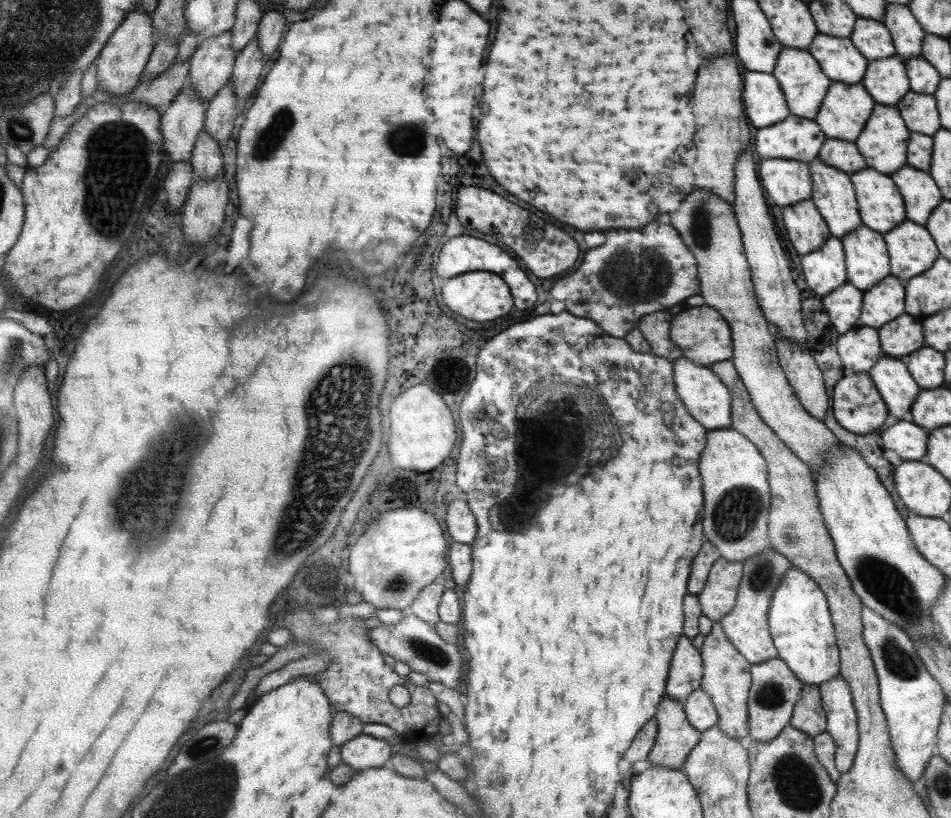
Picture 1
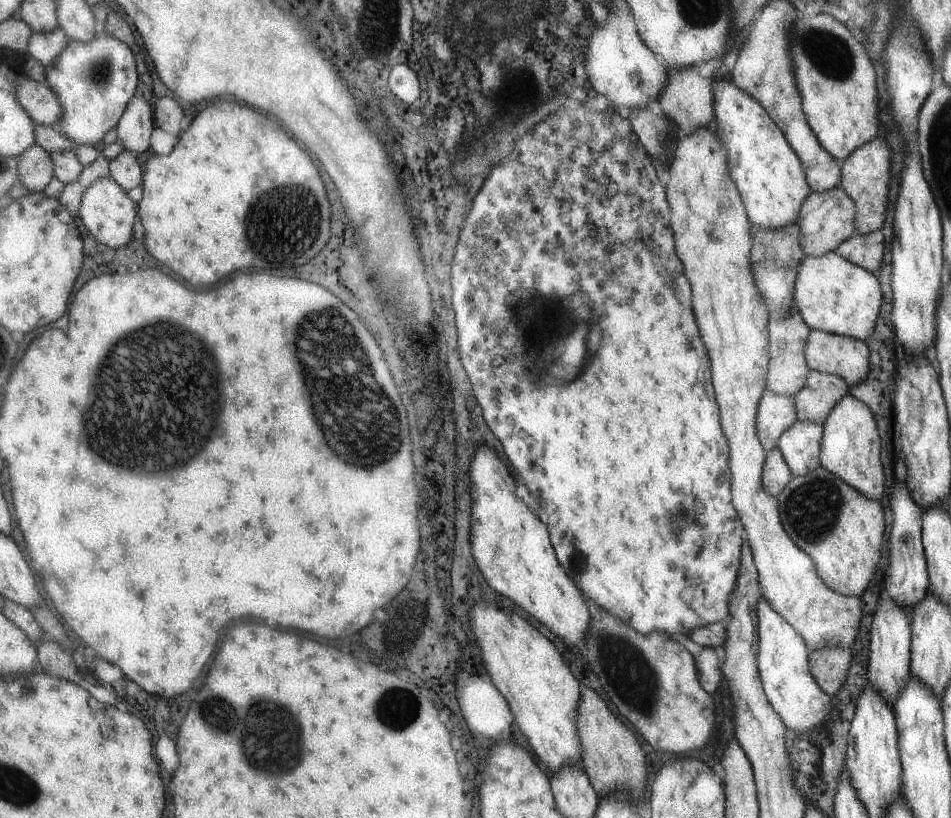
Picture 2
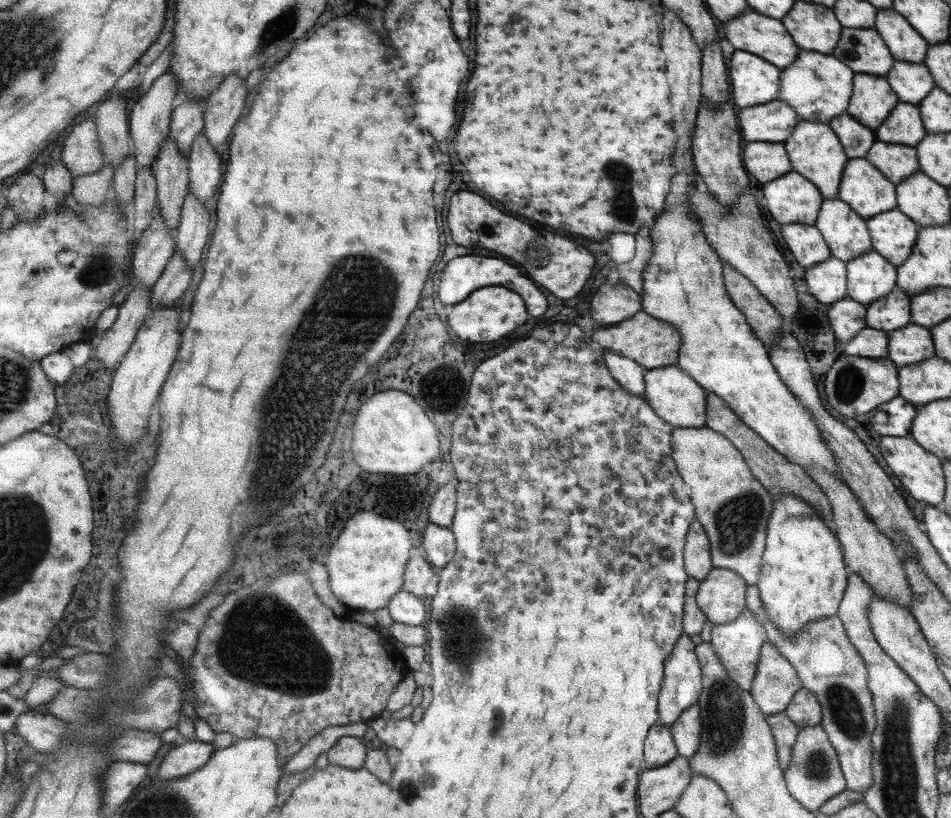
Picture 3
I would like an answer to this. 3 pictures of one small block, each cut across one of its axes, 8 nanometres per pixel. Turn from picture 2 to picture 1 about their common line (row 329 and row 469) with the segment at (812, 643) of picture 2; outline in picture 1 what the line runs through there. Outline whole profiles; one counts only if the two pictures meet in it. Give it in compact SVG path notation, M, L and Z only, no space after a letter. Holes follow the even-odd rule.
M718 429L708 432L708 450L704 450L704 458L700 458L699 472L704 474L704 534L708 534L706 540L716 545L720 550L720 554L729 562L748 561L751 557L756 557L759 553L766 550L767 546L771 546L770 537L770 510L771 510L771 486L770 486L770 468L767 466L765 458L760 454L760 450L756 448L755 443L750 442L740 431L730 429Z

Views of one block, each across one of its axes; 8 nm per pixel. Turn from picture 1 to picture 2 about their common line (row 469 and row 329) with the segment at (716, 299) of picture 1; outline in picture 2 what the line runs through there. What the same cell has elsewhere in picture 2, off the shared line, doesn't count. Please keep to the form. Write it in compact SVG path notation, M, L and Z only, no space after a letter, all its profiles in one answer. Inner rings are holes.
M811 329L808 334L806 356L811 370L840 376L849 385L858 384L862 378L868 376L868 370L871 369L871 348L866 341L818 329Z

